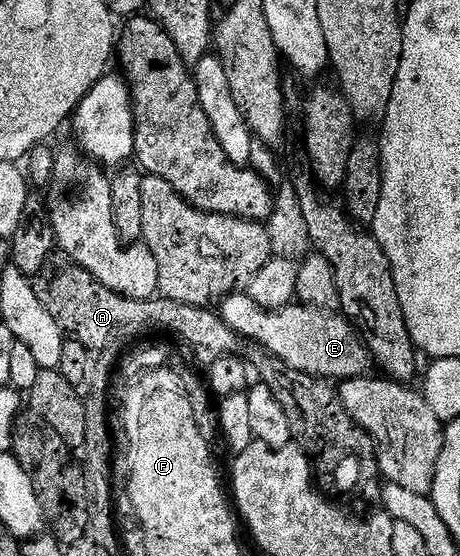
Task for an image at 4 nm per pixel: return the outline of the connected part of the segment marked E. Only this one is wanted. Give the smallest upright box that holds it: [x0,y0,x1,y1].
[221,293,373,381]

